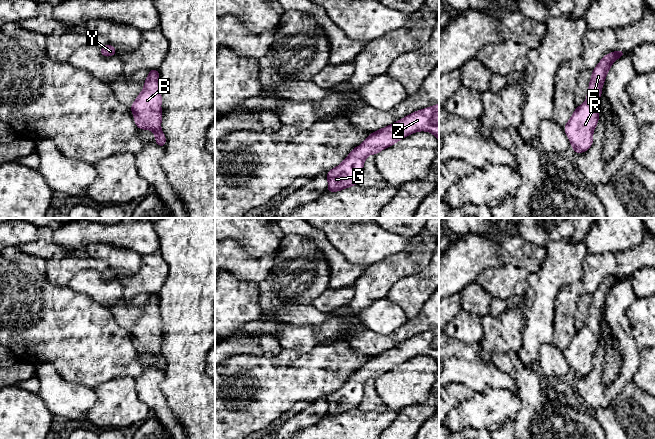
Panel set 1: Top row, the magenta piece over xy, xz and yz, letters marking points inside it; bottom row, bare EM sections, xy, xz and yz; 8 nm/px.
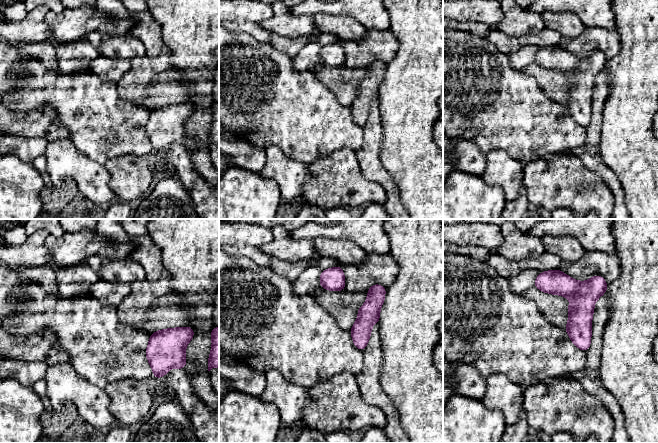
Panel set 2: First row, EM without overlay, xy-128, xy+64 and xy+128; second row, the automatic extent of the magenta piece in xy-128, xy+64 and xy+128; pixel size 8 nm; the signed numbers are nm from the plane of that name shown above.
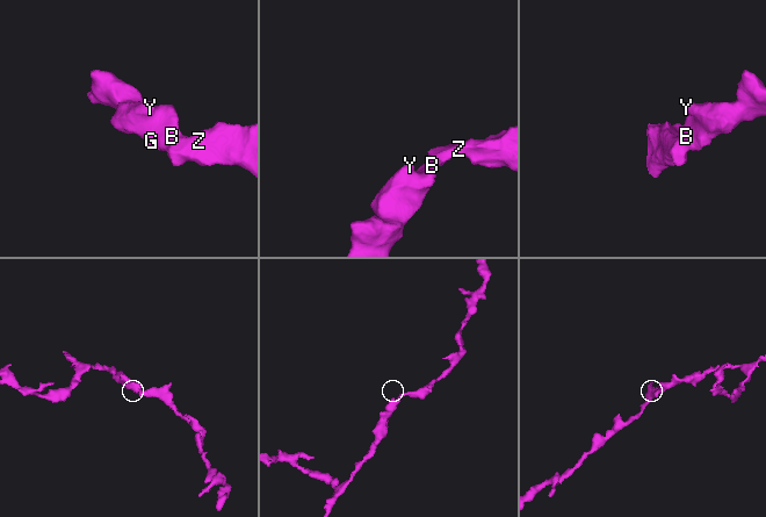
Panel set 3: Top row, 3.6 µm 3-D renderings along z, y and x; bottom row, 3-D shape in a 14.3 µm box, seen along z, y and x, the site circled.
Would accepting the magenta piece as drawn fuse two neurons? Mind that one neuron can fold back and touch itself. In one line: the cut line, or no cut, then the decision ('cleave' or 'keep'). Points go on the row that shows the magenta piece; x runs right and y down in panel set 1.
no cut; keep

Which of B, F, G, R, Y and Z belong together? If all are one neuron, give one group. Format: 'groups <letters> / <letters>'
groups B F G R Y Z

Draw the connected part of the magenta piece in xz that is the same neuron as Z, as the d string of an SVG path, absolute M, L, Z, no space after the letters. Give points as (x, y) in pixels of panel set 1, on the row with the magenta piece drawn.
M439 104L415 111L393 124L370 133L340 165L325 174L328 179L326 192L337 192L357 185L363 174L363 165L368 155L376 155L418 131L431 132L439 141Z

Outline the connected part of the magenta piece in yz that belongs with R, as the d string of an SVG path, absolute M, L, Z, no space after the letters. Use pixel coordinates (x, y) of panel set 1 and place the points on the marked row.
M618 49L606 54L592 70L586 101L577 106L567 124L563 127L574 153L586 152L593 144L593 131L599 121L600 97L607 72L613 62L626 52Z

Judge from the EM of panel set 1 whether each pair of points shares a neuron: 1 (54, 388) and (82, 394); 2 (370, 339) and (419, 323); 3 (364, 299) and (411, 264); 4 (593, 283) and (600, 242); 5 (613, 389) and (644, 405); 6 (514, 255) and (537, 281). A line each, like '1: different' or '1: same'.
1: same
2: same
3: same
4: different
5: different
6: different

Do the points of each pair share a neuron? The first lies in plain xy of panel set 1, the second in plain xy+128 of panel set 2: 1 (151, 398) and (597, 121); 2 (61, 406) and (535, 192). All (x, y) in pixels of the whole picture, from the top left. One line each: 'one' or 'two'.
1: one
2: two

